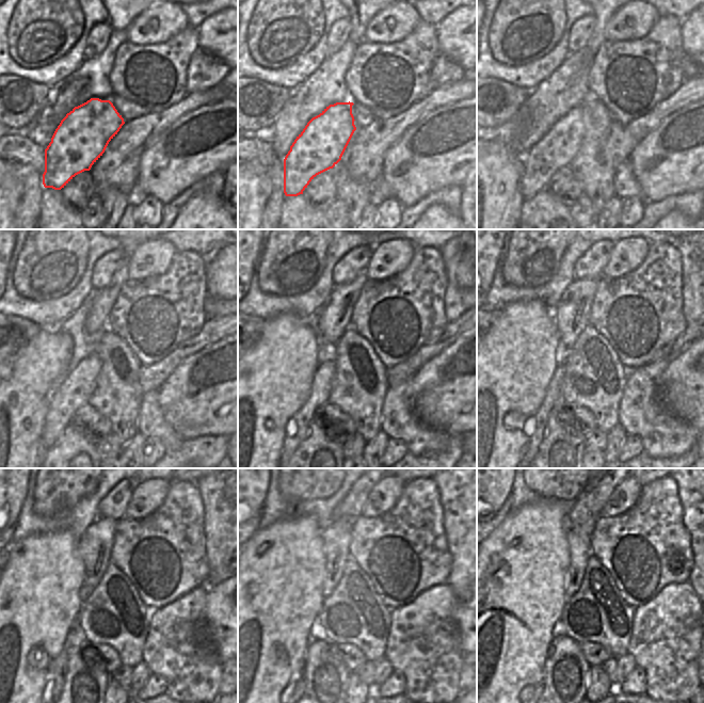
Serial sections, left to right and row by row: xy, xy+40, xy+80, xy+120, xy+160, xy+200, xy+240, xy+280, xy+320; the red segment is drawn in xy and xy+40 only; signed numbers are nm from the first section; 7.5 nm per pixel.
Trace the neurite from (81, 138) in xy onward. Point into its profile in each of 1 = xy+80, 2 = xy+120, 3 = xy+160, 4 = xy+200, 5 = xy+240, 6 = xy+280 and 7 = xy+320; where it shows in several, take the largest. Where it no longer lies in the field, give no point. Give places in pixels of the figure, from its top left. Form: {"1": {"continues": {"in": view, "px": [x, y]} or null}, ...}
{"1": {"continues": {"in": "xy+80", "px": [557, 148]}}, "2": {"continues": {"in": "xy+120", "px": [75, 392]}}, "3": {"continues": {"in": "xy+160", "px": [320, 388]}}, "4": {"continues": {"in": "xy+200", "px": [553, 397]}}, "5": {"continues": {"in": "xy+240", "px": [58, 667]}}, "6": {"continues": {"in": "xy+280", "px": [300, 685]}}, "7": {"continues": {"in": "xy+320", "px": [541, 685]}}}

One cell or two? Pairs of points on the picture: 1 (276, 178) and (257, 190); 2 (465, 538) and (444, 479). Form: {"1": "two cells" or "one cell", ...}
{"1": "two cells", "2": "one cell"}

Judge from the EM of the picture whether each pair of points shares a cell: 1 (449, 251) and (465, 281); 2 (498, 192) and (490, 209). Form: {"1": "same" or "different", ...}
{"1": "different", "2": "same"}

